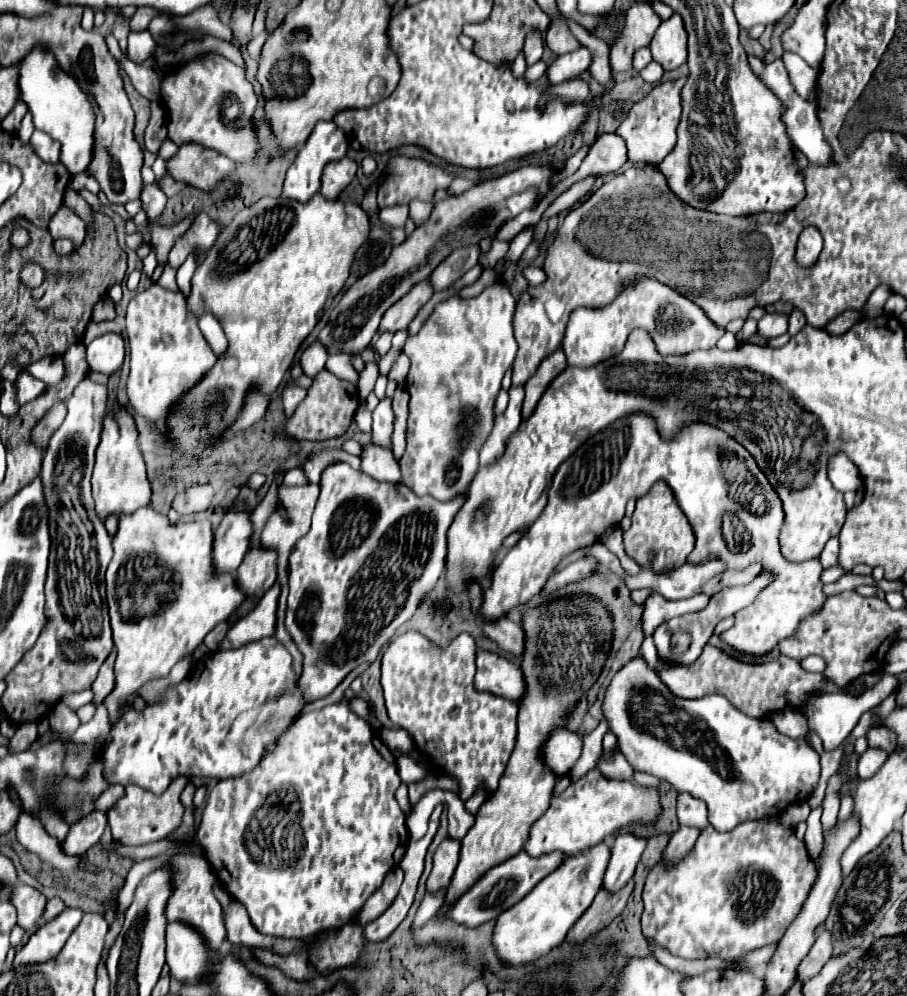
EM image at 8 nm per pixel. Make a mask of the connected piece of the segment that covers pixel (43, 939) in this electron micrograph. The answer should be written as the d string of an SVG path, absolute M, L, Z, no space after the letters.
M64 909L56 919L46 921L32 933L28 943L16 953L14 965L42 963L58 955L58 951L64 947L72 931L78 927L82 915L84 913L80 909Z

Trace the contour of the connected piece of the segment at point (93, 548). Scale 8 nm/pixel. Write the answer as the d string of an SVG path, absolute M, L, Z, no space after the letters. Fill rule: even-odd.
M86 377L76 385L66 405L68 415L52 435L40 471L52 539L46 579L48 627L42 629L34 647L4 679L6 691L2 695L2 707L6 717L16 725L46 715L66 691L90 689L98 667L114 647L104 597L104 573L112 559L112 537L96 515L90 489L94 451L100 443L102 417L106 415L106 387ZM86 479L88 495L84 491ZM82 497L86 497L86 501Z

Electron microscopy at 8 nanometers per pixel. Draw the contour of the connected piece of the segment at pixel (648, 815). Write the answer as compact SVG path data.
M592 769L578 781L570 783L564 793L552 797L548 811L532 825L530 839L524 849L530 851L530 855L544 855L550 851L578 855L602 843L604 837L614 835L624 827L630 825L650 827L656 823L660 815L662 815L662 805L656 787L606 779L604 775L598 773L598 769Z

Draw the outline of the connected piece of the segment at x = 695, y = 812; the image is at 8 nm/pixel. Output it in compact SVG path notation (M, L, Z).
M680 793L678 795L678 821L680 825L688 827L706 827L708 825L708 811L702 799L694 799L692 795Z

